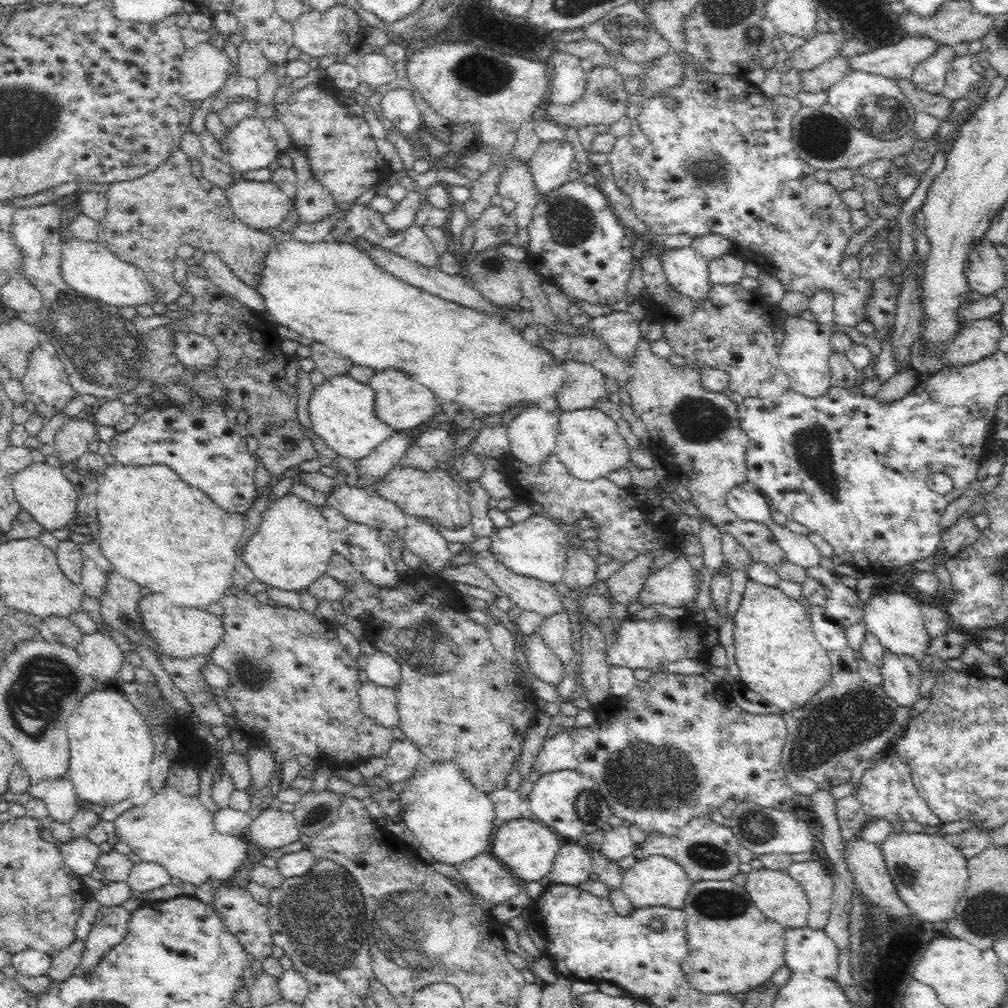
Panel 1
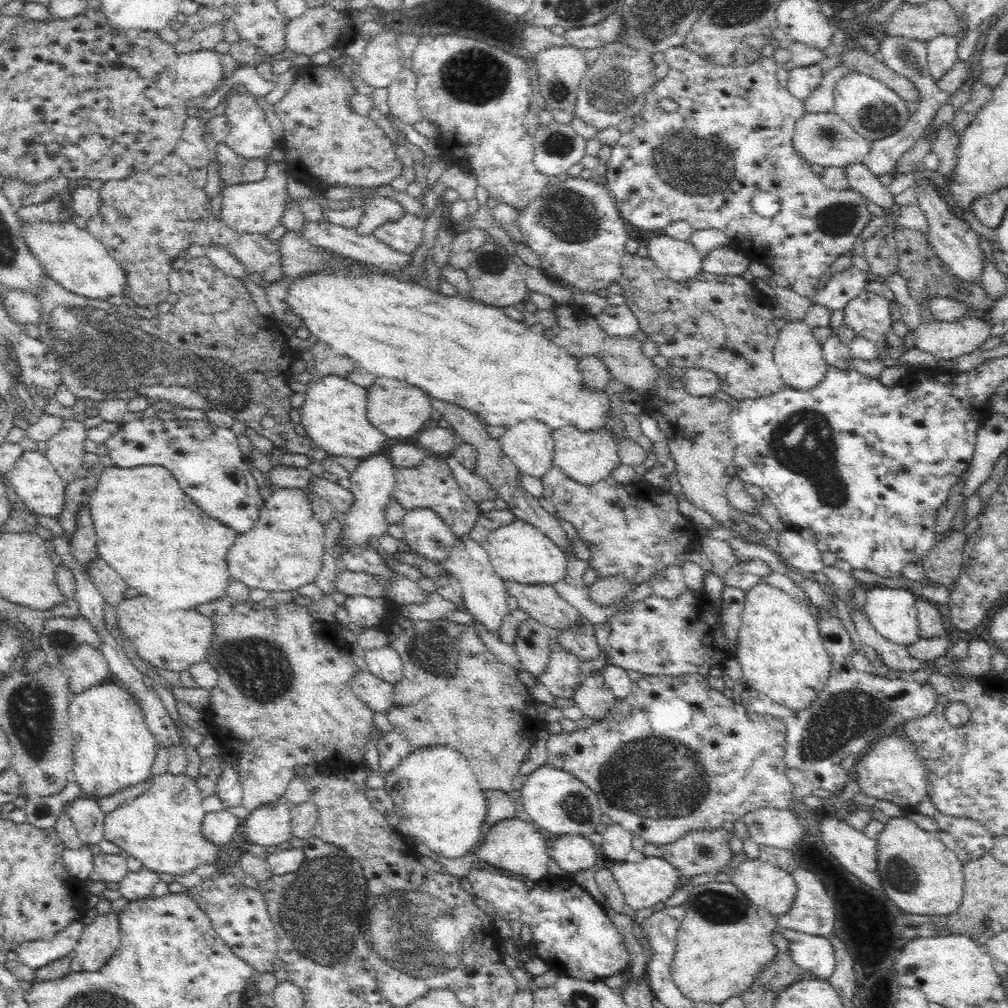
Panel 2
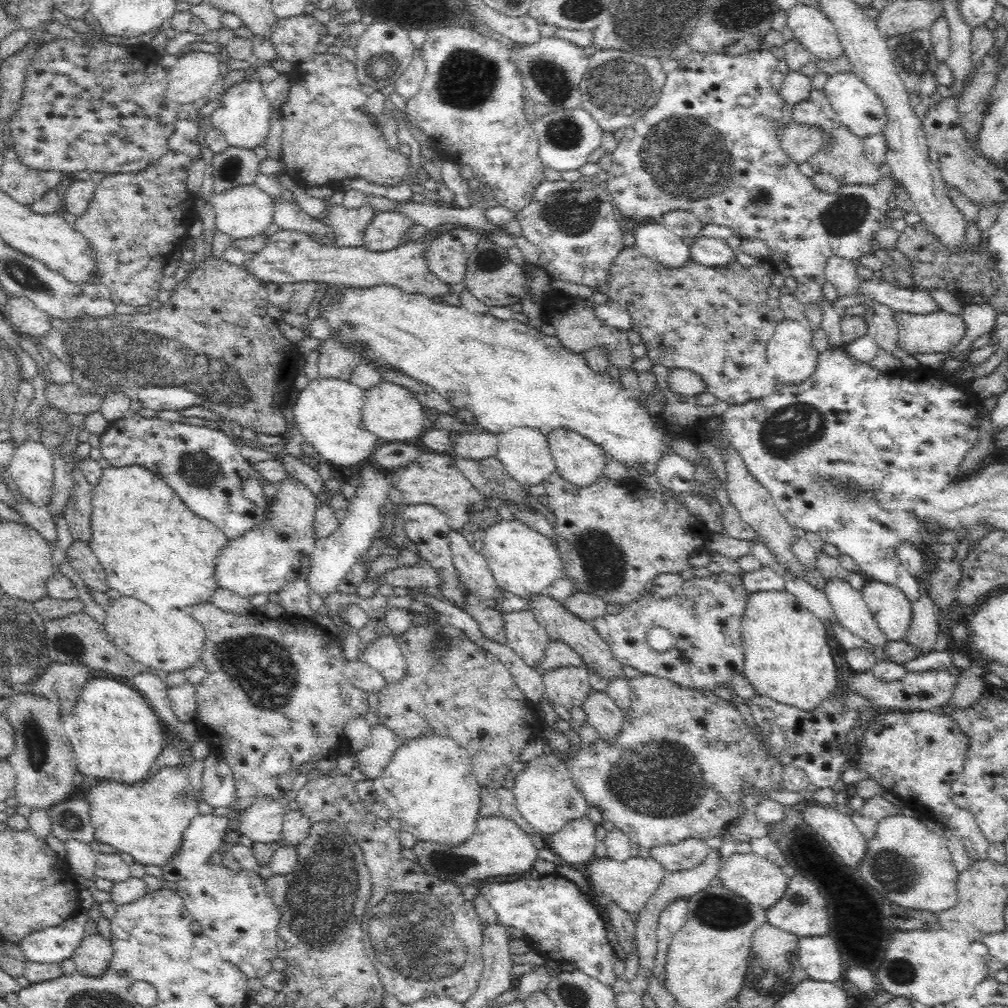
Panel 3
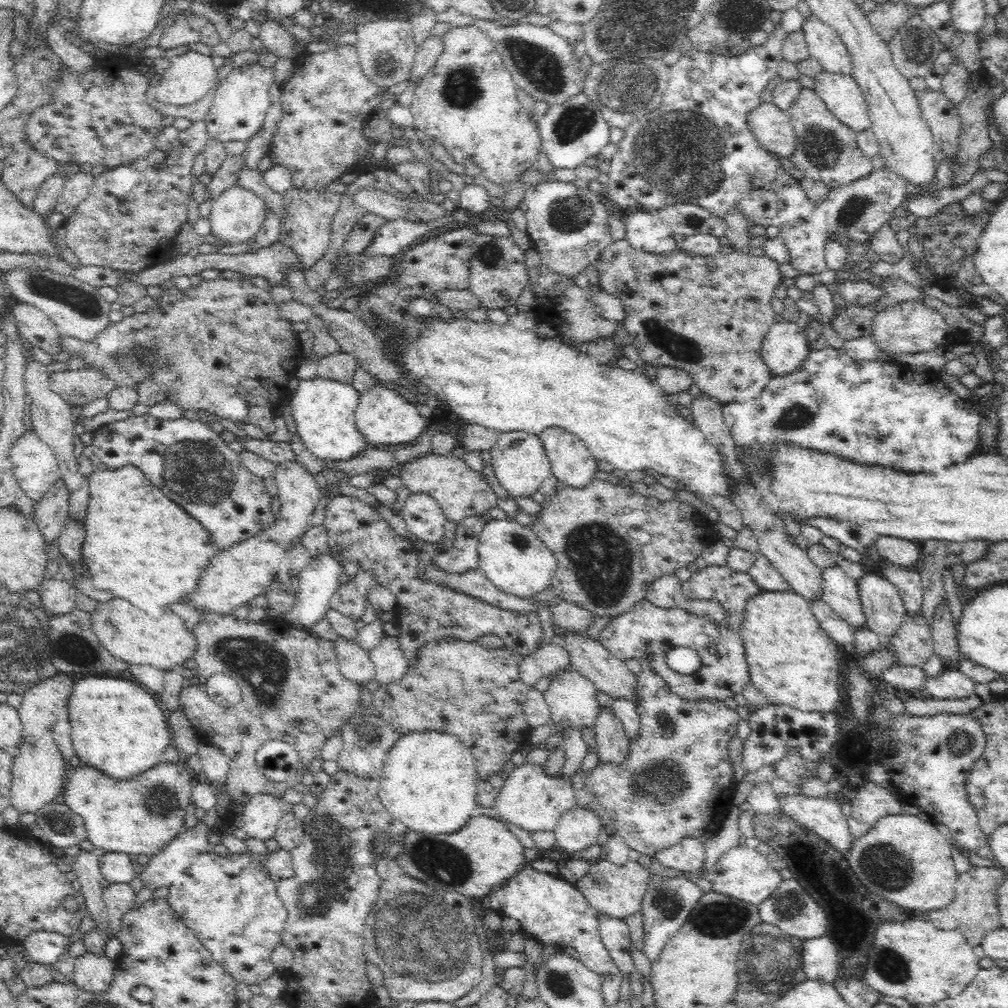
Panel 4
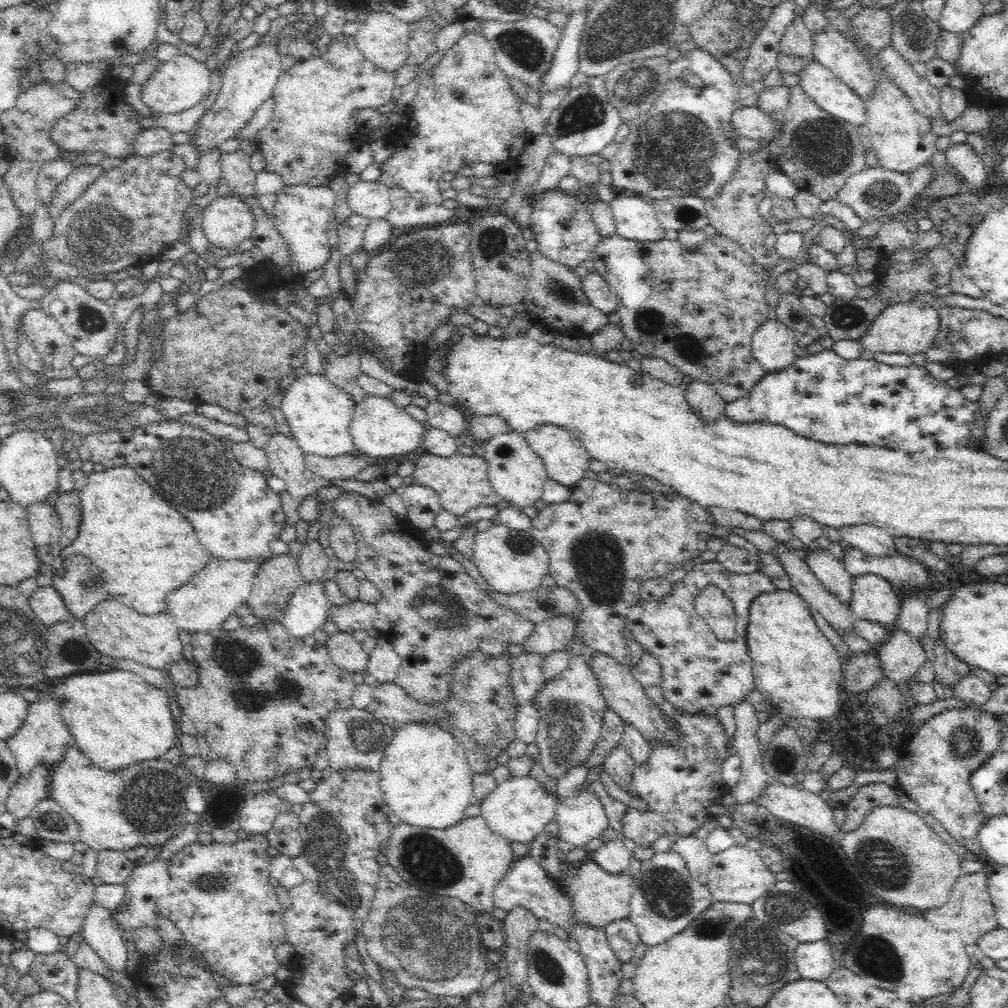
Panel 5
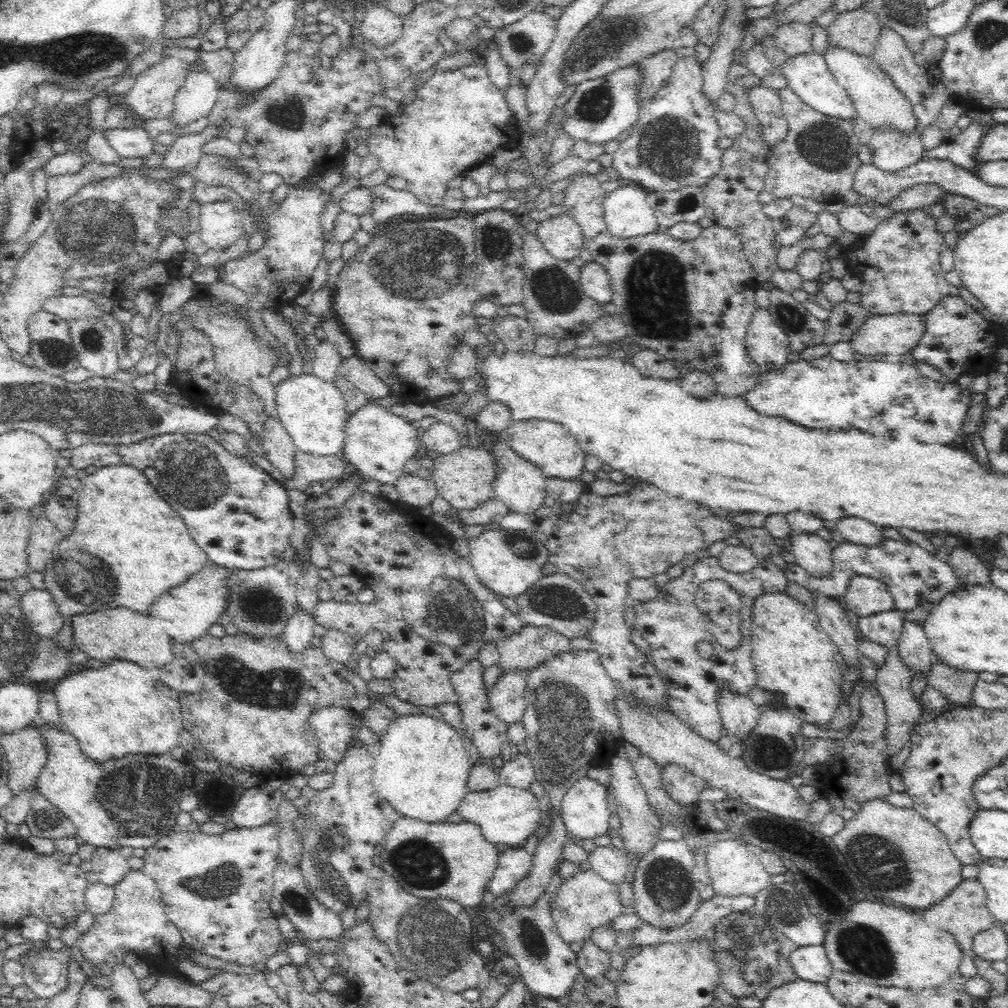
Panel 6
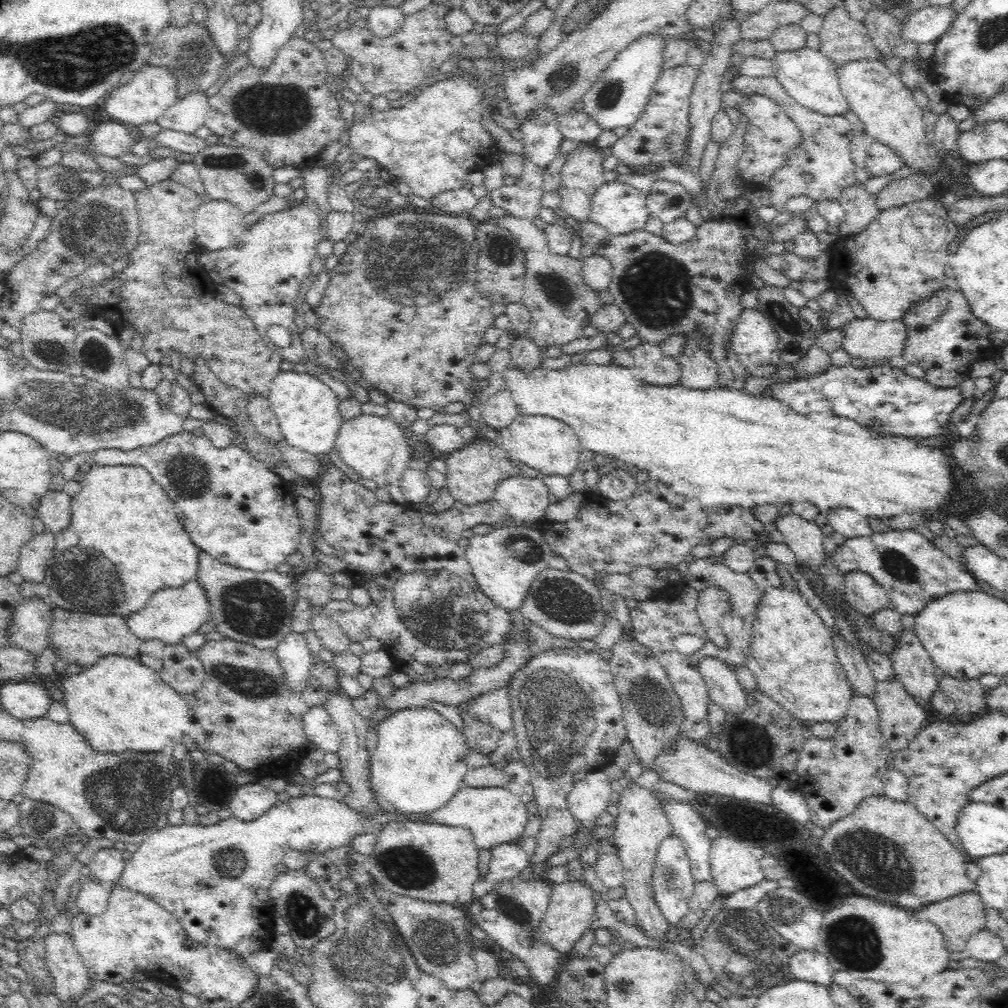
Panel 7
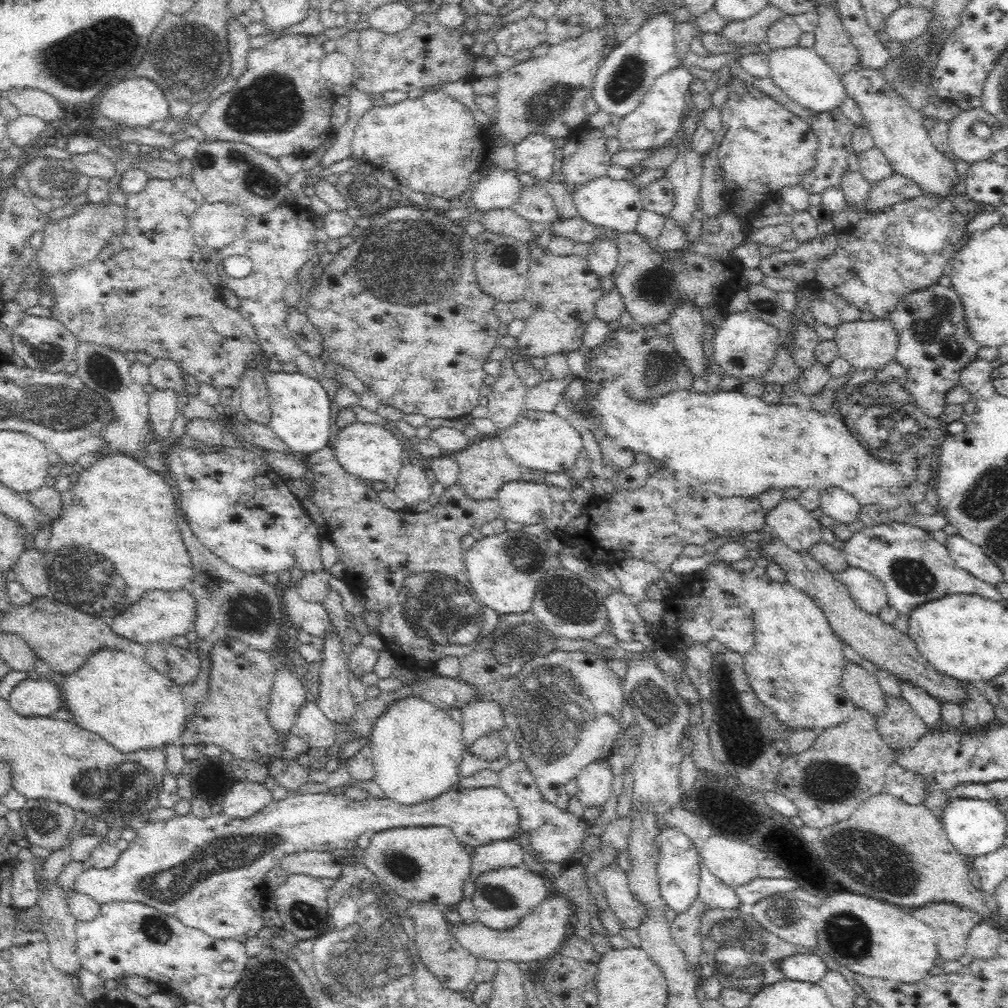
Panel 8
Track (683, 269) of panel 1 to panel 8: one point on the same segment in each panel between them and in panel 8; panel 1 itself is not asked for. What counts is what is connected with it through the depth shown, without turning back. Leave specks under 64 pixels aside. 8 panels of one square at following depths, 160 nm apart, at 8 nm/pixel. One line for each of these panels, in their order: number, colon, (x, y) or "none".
2: (679, 260)
3: (654, 240)
4: (645, 231)
5: (635, 219)
6: (627, 214)
7: (620, 208)
8: (613, 204)

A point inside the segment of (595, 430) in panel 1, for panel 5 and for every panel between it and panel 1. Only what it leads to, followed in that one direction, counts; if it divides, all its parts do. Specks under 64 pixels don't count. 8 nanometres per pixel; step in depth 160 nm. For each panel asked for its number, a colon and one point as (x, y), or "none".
2: (587, 457)
3: (580, 462)
4: (571, 462)
5: (565, 460)

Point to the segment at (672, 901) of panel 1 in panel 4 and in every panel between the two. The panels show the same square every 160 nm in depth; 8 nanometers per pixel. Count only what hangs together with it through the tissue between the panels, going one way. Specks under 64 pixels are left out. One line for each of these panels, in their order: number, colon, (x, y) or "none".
2: (644, 883)
3: (630, 884)
4: (616, 891)

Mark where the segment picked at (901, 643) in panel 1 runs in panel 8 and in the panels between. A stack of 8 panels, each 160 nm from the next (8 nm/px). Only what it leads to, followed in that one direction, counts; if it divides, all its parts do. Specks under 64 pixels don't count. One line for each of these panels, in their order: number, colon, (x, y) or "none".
2: (892, 612)
3: (892, 610)
4: (884, 611)
5: (872, 598)
6: (865, 596)
7: (861, 591)
8: (868, 592)

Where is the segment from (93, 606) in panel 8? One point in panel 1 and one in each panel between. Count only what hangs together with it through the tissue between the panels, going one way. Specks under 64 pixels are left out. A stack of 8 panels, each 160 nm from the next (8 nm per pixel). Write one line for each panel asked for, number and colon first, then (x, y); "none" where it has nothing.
1: (154, 529)
2: (151, 533)
3: (151, 546)
4: (156, 553)
5: (131, 546)
6: (124, 529)
7: (122, 522)

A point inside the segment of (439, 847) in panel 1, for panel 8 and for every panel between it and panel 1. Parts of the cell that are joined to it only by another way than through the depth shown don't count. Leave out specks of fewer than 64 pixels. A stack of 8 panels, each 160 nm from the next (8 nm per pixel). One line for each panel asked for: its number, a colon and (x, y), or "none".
2: (438, 800)
3: (429, 785)
4: (428, 782)
5: (425, 777)
6: (421, 767)
7: (420, 761)
8: (417, 747)

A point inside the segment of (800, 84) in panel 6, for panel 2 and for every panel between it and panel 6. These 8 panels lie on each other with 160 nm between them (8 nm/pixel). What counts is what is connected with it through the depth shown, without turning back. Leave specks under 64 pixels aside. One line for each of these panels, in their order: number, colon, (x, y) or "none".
2: (874, 111)
3: (857, 107)
4: (843, 98)
5: (830, 94)

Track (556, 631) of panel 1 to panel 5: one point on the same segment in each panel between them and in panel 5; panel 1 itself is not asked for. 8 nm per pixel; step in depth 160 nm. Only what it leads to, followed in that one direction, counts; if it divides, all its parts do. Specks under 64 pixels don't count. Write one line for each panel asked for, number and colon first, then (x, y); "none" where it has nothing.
2: (562, 675)
3: (568, 686)
4: (571, 698)
5: (571, 706)

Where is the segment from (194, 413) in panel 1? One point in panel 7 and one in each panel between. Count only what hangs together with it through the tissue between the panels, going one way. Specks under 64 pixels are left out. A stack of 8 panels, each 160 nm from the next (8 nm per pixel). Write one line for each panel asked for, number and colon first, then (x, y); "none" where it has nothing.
2: (204, 458)
3: (203, 466)
4: (184, 457)
5: (235, 514)
6: (240, 516)
7: (233, 507)

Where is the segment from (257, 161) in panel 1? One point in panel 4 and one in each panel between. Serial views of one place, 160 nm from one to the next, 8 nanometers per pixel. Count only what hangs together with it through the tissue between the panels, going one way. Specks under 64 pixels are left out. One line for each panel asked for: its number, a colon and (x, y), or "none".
2: (250, 135)
3: (243, 115)
4: (241, 101)

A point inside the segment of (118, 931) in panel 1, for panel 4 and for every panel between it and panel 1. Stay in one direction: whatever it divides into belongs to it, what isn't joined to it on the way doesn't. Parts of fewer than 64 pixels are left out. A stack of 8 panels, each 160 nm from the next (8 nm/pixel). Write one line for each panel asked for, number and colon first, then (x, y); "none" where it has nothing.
2: (98, 943)
3: (93, 957)
4: (93, 974)

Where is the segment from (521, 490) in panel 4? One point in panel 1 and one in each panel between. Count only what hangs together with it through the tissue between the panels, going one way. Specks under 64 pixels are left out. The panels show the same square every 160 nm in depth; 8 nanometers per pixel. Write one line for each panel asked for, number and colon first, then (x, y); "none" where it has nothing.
1: (533, 433)
2: (529, 445)
3: (523, 451)

